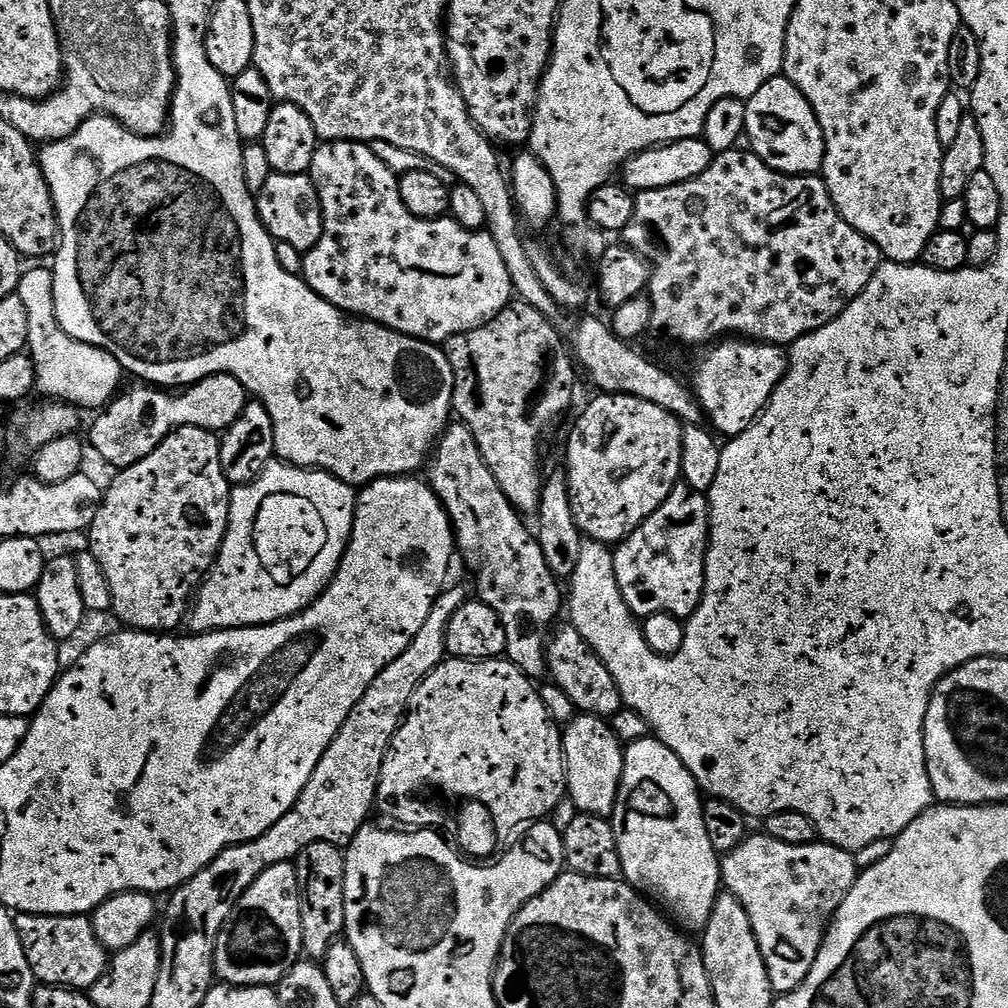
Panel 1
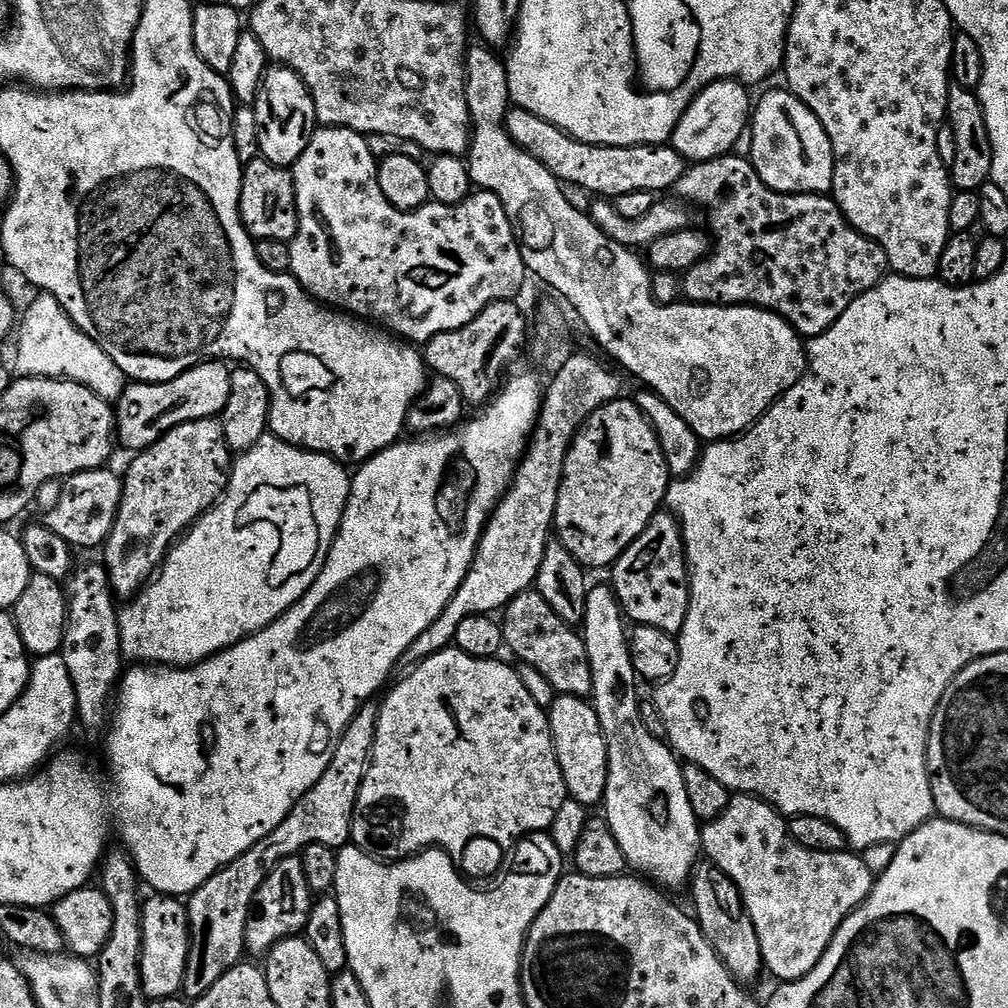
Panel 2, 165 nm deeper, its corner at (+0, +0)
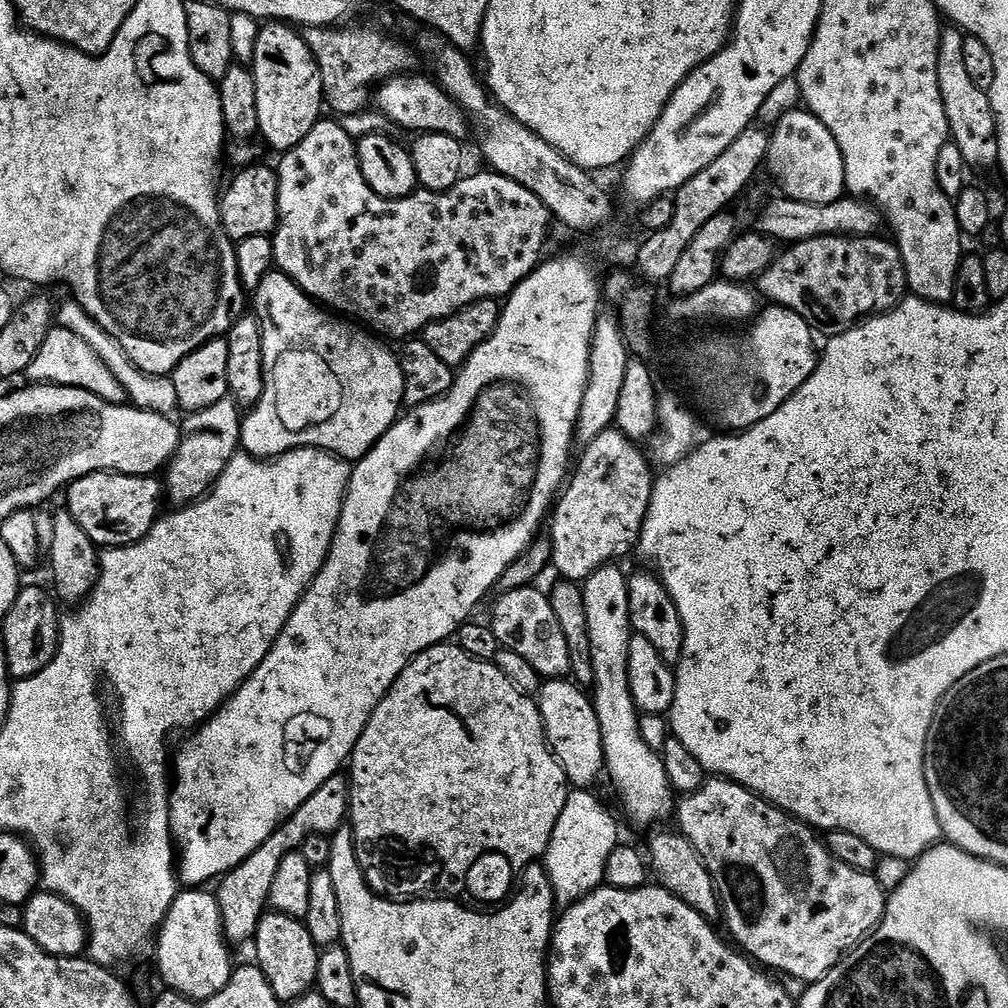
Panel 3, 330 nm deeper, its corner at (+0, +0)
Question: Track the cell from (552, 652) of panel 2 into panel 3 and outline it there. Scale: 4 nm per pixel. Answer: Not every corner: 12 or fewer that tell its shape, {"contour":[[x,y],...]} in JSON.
{"contour":[[536,586],[501,591],[490,627],[541,678],[572,671],[566,634]]}

